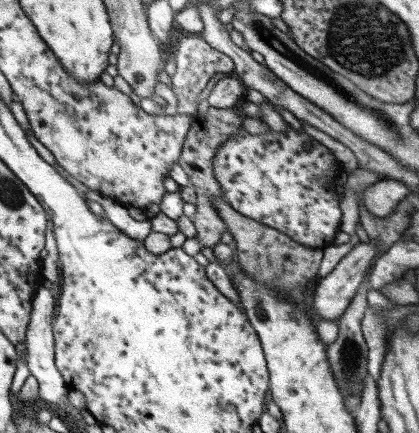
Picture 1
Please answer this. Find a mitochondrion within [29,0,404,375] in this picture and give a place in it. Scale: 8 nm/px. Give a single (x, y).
(267, 36)

